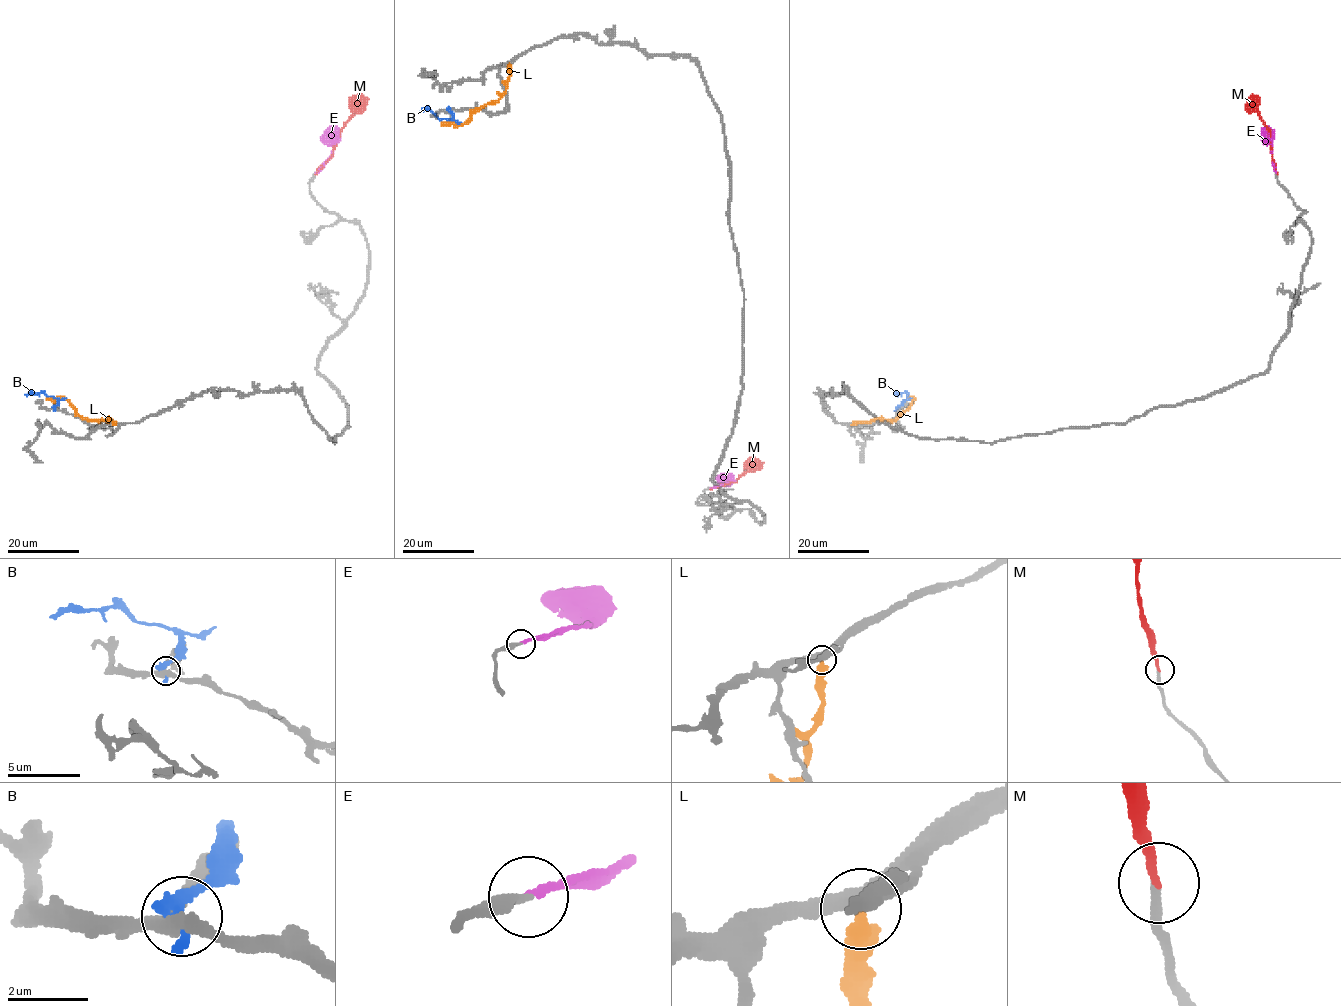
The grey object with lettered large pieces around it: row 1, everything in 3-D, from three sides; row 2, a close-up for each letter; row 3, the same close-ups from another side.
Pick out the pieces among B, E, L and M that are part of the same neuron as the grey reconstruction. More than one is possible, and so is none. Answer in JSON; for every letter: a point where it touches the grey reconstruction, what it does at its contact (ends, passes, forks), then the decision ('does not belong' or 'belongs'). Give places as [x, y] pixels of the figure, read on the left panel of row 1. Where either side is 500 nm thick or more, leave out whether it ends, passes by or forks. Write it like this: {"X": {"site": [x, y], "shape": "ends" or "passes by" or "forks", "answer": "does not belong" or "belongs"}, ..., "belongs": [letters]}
{"B": {"site": [54, 408], "shape": "ends", "answer": "does not belong"}, "E": {"site": [315, 172], "shape": "ends", "answer": "belongs"}, "L": {"site": [114, 425], "shape": "ends", "answer": "does not belong"}, "M": {"site": [316, 173], "shape": "ends", "answer": "does not belong"}, "belongs": ["E"]}

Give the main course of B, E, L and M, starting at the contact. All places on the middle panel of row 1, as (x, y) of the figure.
B: (449, 109), (452, 114), (451, 120), (438, 118), (429, 109), (420, 111)
E: (710, 488), (727, 483), (724, 476)
L: (510, 63), (510, 79), (504, 93), (495, 102), (476, 108), (462, 124), (442, 122)
M: (711, 489), (734, 482), (756, 464)

